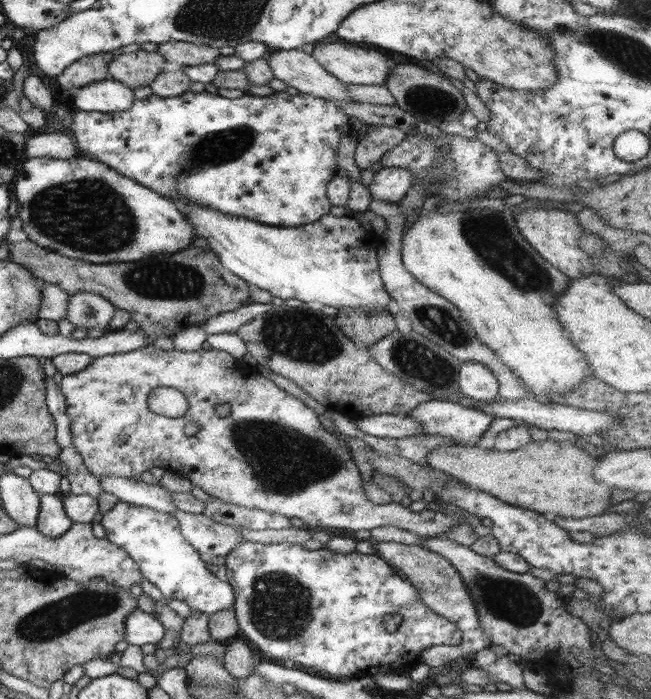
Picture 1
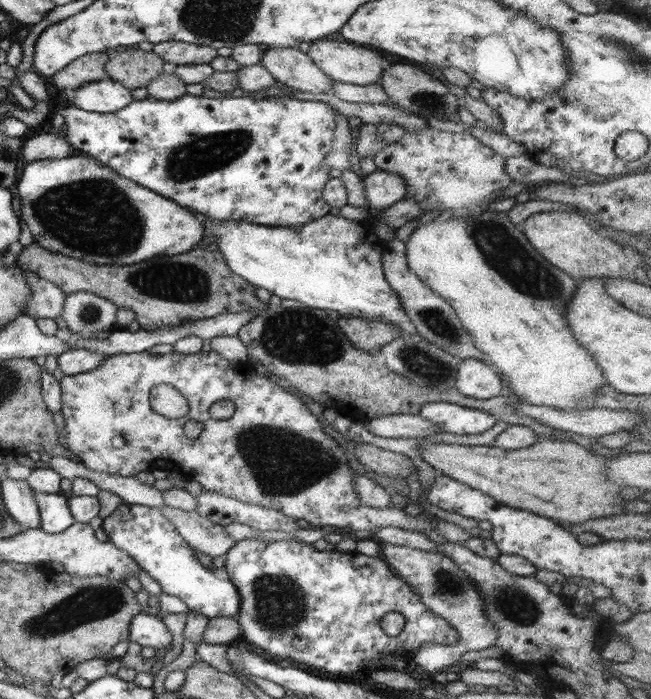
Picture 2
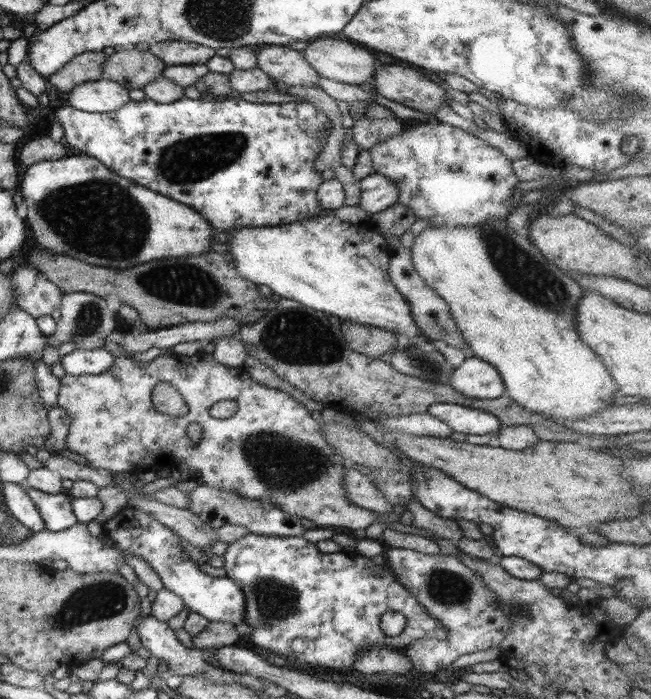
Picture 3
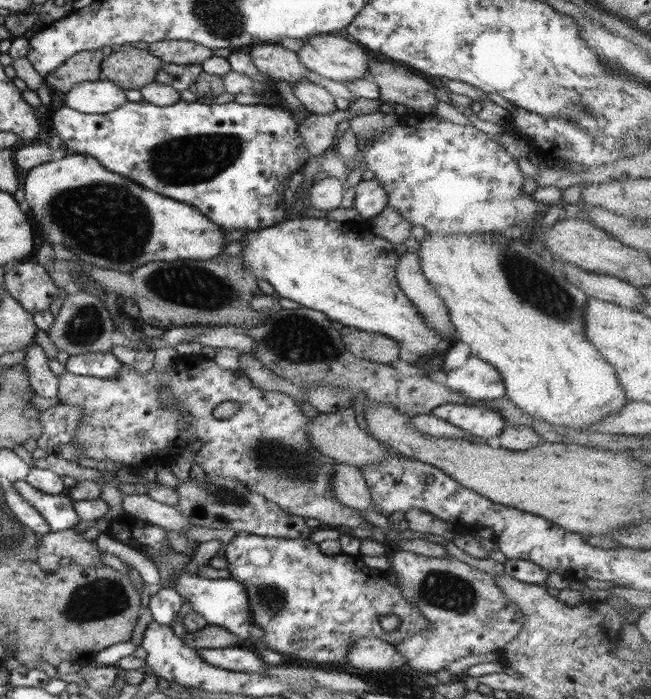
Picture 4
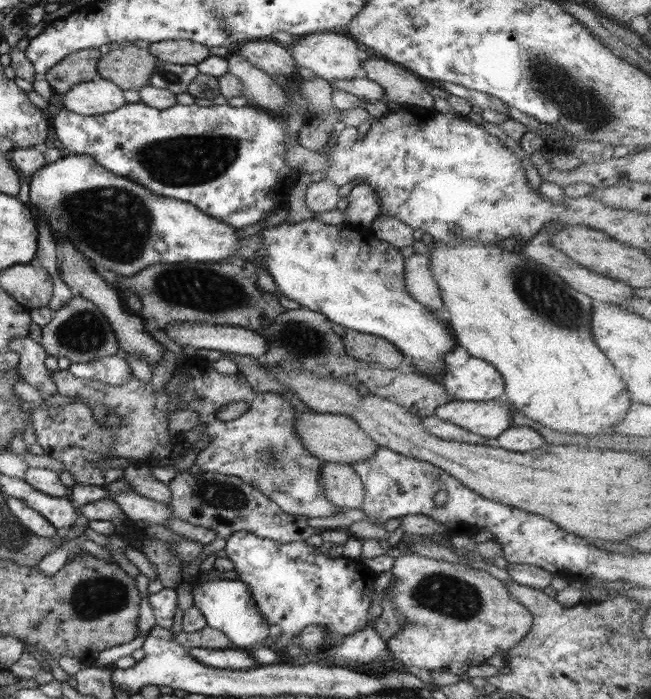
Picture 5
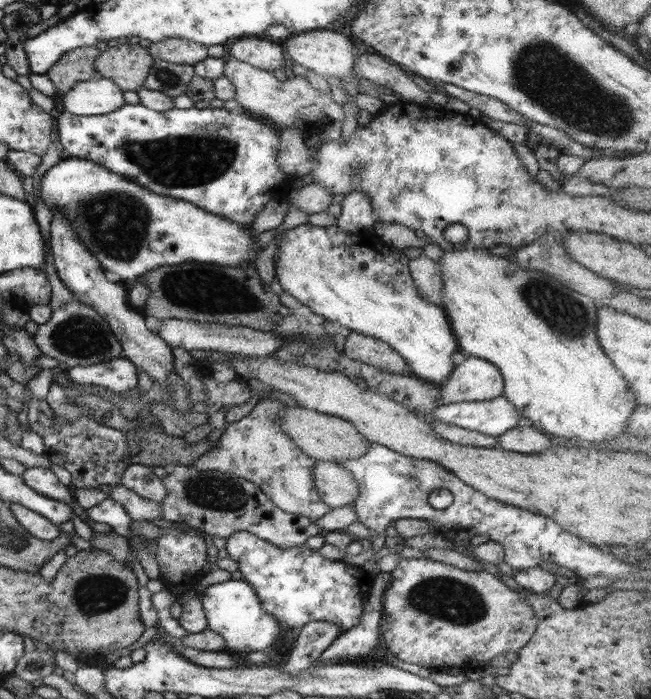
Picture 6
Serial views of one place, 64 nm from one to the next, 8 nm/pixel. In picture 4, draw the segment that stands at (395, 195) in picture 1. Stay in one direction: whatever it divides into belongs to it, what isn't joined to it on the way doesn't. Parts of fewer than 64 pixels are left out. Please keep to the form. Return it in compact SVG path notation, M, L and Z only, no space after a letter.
M366 176L354 187L355 199L353 208L360 214L360 225L365 225L369 218L380 214L388 207L388 193L378 180Z

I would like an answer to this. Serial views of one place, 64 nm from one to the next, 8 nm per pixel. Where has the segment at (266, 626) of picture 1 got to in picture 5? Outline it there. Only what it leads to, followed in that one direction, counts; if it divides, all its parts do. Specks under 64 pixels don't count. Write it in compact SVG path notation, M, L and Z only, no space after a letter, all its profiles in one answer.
M238 531L226 538L226 546L224 547L224 552L226 552L226 556L234 563L234 568L236 572L239 574L239 579L244 582L244 584L248 585L250 589L252 598L256 603L258 612L263 616L263 619L269 624L270 628L274 630L272 634L273 642L272 646L274 648L288 648L288 646L299 646L299 638L301 632L311 624L319 624L323 626L325 630L328 630L328 637L324 637L323 643L321 644L320 653L315 654L316 661L327 661L329 658L329 654L326 653L330 650L333 646L339 644L339 642L346 638L347 636L352 636L355 632L366 628L367 626L371 626L385 641L389 638L392 638L403 626L407 621L404 615L399 613L399 610L395 607L393 603L393 592L392 588L386 589L384 596L381 600L381 616L377 616L376 618L372 618L370 614L370 606L372 606L373 601L373 586L375 585L375 580L377 579L377 575L375 572L372 572L367 566L359 559L346 559L345 557L340 558L328 558L326 554L323 554L322 551L316 546L311 546L310 544L306 543L306 541L294 541L289 543L281 543L280 541L275 541L272 539L267 539L264 537L256 536L248 531Z

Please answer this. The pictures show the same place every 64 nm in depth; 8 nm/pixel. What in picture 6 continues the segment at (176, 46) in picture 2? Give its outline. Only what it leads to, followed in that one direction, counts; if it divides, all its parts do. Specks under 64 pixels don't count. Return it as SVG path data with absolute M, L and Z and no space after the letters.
M166 39L154 42L148 47L155 58L174 64L194 65L208 58L208 47L186 39Z

